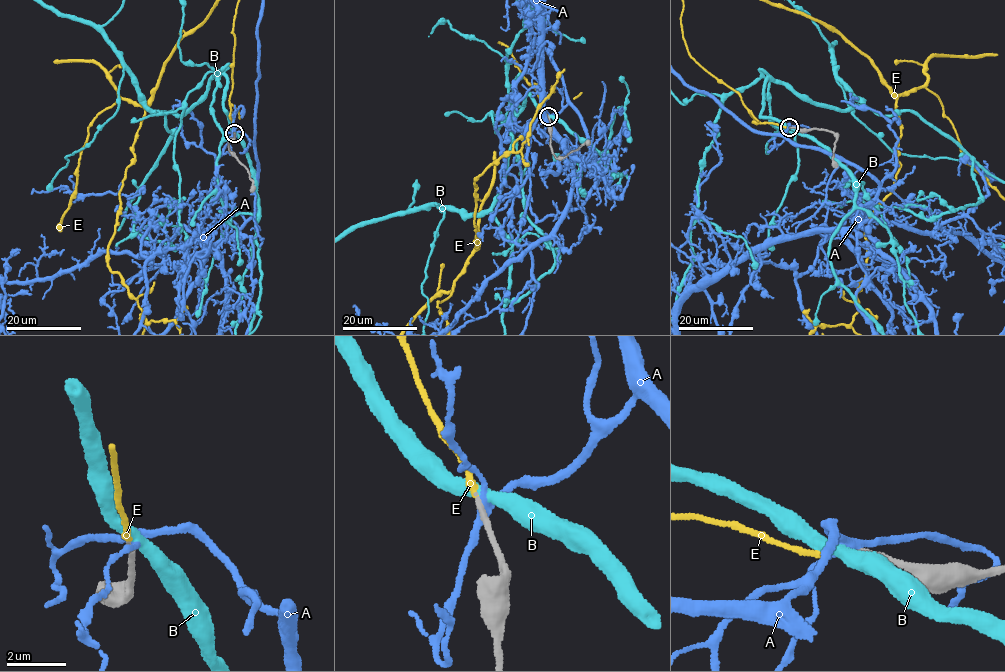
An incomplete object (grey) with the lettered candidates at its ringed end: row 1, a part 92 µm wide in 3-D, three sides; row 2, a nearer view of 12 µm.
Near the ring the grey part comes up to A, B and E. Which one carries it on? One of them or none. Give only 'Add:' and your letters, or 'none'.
Add: E

